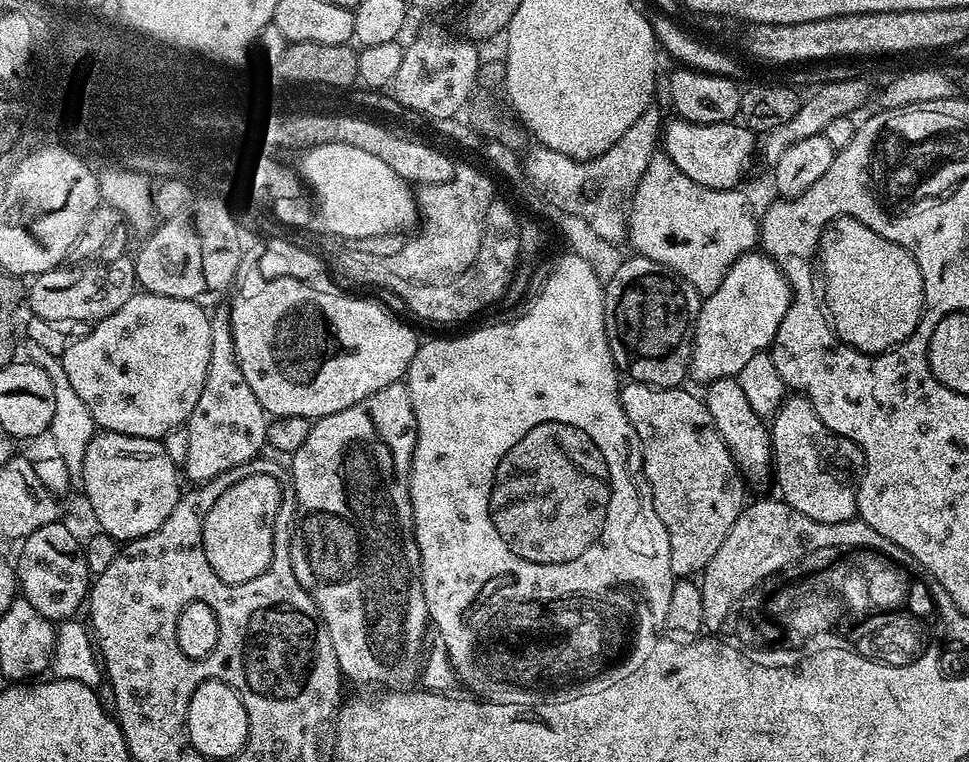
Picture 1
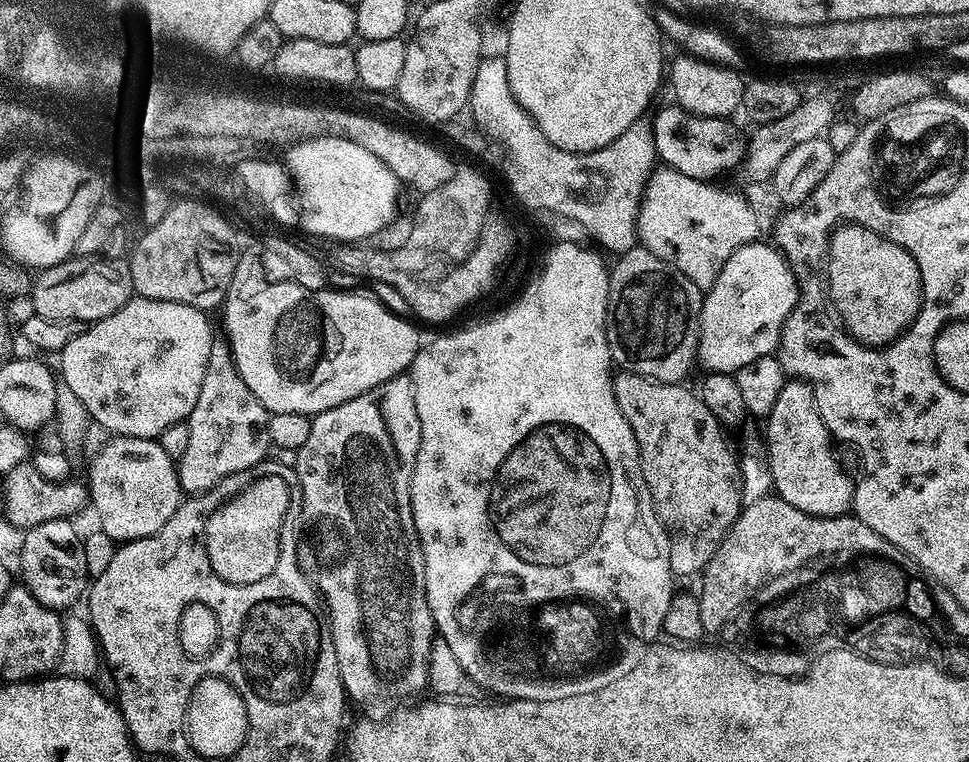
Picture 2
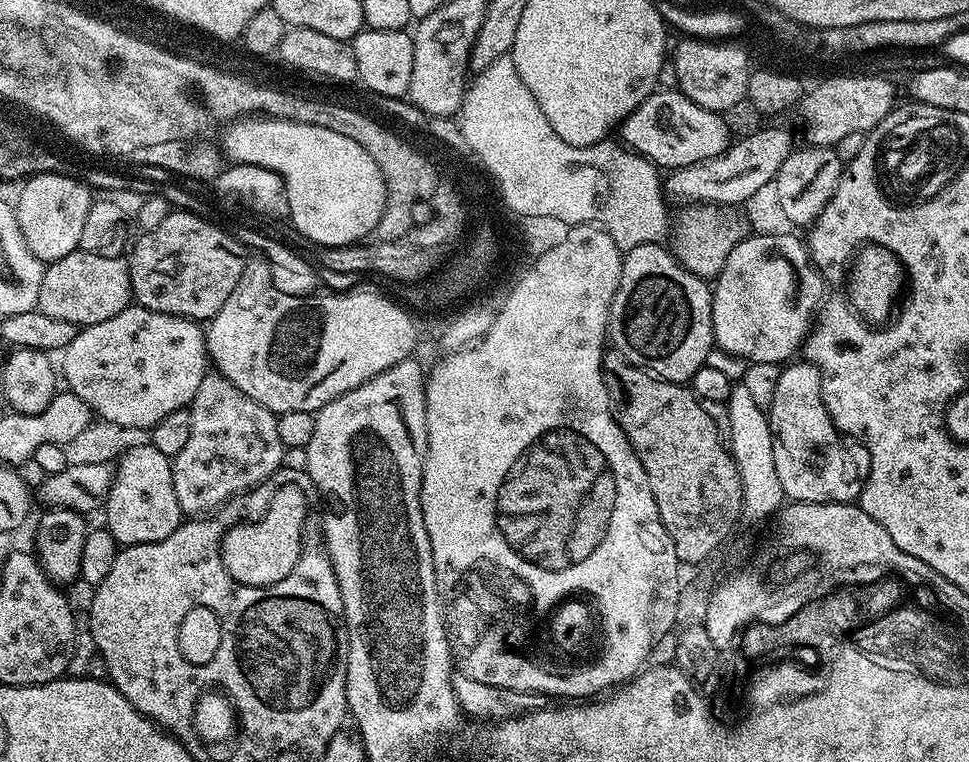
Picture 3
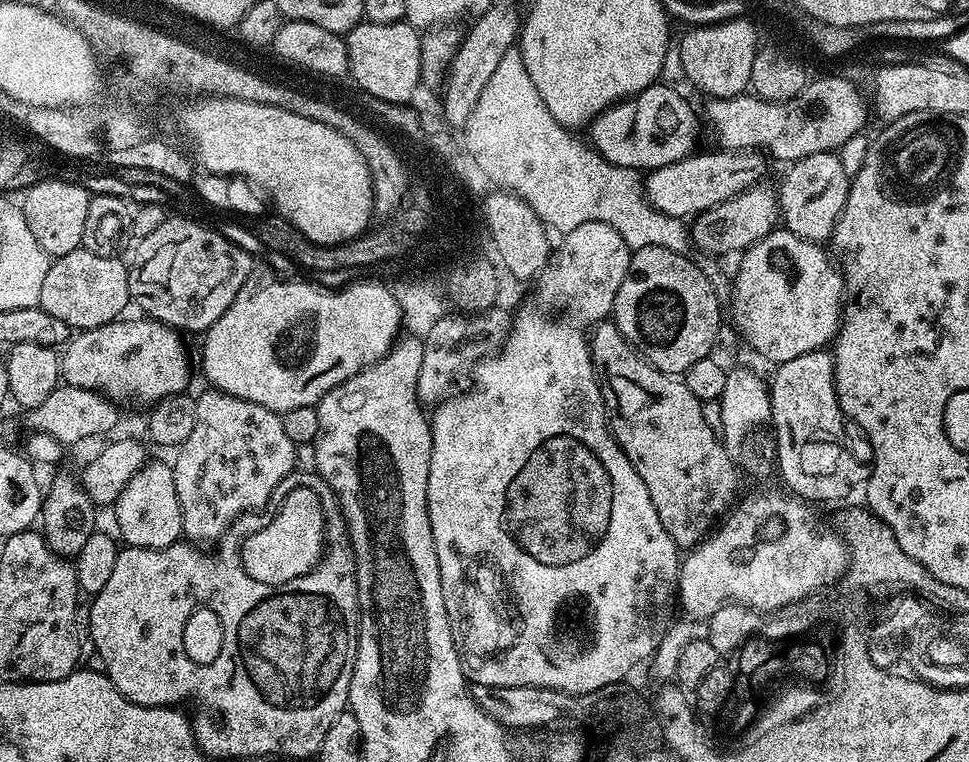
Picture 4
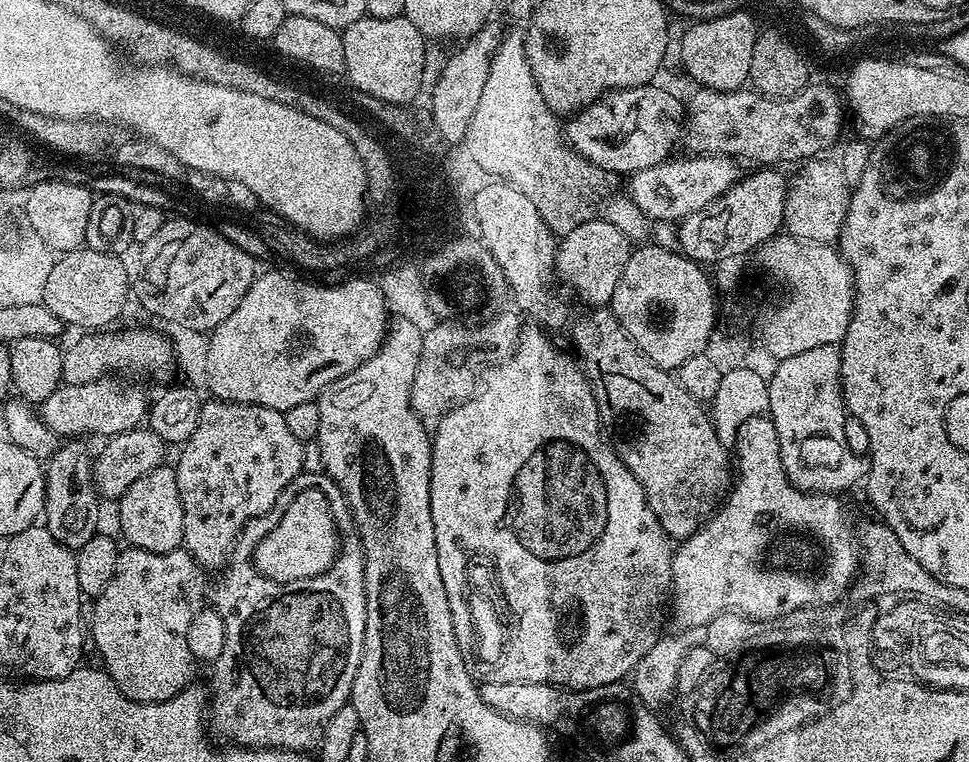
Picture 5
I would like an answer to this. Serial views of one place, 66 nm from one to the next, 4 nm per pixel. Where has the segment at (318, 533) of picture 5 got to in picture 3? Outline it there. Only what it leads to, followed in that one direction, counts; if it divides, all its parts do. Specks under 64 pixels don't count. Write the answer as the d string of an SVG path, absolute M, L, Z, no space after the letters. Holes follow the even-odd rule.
M286 484L279 487L271 495L271 501L267 504L266 512L260 518L246 520L238 525L231 526L225 530L220 540L220 557L226 569L239 583L269 588L274 582L281 582L294 569L299 560L302 541L304 539L304 519L308 516L308 495L309 493L302 486L297 484Z

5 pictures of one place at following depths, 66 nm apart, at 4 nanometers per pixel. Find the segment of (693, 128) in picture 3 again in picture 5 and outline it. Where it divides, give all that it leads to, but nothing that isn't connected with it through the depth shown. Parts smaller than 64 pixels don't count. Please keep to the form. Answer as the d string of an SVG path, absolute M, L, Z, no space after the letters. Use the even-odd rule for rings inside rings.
M655 83L643 84L642 86L638 86L637 88L617 88L615 92L609 92L600 97L599 100L595 100L594 103L589 104L587 108L580 109L579 112L575 113L571 117L572 120L568 124L566 124L566 139L569 144L571 144L572 148L576 153L580 156L583 156L585 160L588 161L589 164L596 164L599 168L605 168L608 172L613 174L621 174L620 172L625 172L625 174L631 174L634 172L641 172L642 170L646 170L650 166L658 166L663 160L669 159L673 155L672 152L676 148L676 143L681 143L682 133L686 128L686 104L683 99L679 100L678 97L675 96L672 92L667 92L664 88L656 88L657 85Z

